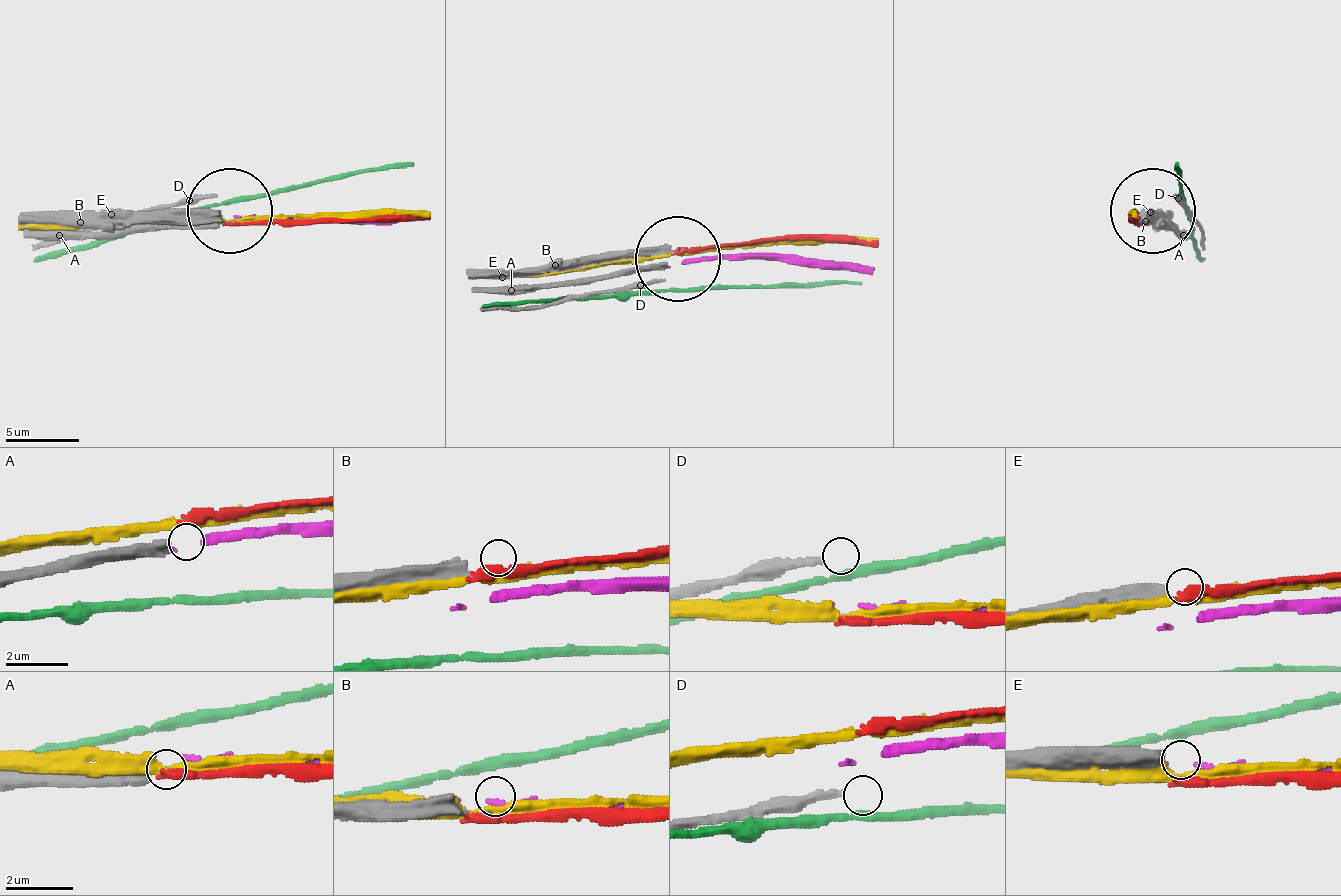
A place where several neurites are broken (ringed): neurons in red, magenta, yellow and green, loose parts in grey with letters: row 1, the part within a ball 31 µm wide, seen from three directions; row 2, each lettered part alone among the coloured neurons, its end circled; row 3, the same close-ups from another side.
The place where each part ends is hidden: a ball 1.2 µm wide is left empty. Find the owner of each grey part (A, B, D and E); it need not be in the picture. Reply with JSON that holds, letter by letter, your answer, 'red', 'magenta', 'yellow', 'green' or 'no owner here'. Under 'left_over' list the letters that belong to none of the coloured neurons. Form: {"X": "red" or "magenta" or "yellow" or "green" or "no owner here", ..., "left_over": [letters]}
{"A": "magenta", "B": "no owner here", "D": "no owner here", "E": "no owner here", "left_over": ["B", "D", "E"]}

